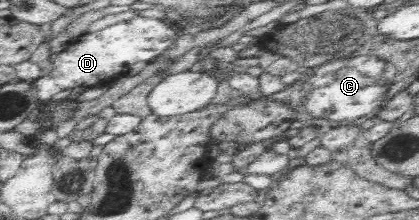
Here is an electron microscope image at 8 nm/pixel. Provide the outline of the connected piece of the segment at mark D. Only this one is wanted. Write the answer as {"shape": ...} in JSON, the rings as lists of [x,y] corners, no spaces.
{"shape":[[[136,16],[129,22],[119,21],[102,30],[83,34],[69,42],[66,48],[52,59],[53,69],[43,77],[34,80],[36,99],[40,106],[49,104],[51,98],[61,90],[71,90],[77,86],[105,85],[126,75],[137,62],[151,63],[164,53],[175,41],[178,31],[172,25],[159,19]]]}

